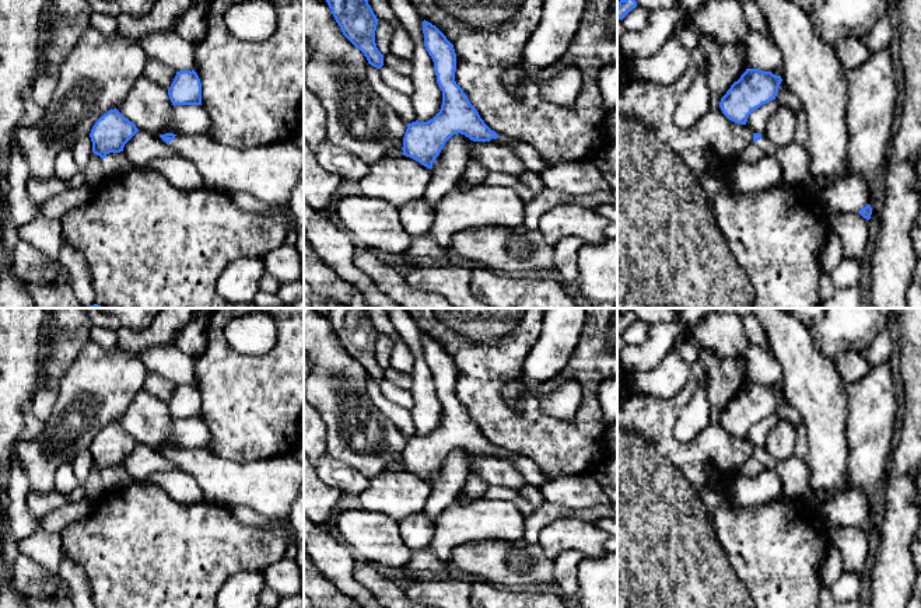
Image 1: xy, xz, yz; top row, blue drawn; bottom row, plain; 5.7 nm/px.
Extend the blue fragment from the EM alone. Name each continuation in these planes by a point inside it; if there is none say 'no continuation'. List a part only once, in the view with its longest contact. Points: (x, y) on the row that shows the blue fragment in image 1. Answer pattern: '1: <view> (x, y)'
1: xy (269, 173)

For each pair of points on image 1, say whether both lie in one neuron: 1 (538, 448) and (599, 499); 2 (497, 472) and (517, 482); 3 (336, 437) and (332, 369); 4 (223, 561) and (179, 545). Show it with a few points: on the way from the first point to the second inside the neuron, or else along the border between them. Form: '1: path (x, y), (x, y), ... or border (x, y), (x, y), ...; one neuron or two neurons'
1: border (587, 472), (550, 481); two neurons
2: path (501, 472), (512, 478); one neuron
3: path (336, 420), (336, 385); one neuron
4: path (212, 549), (191, 548); one neuron

